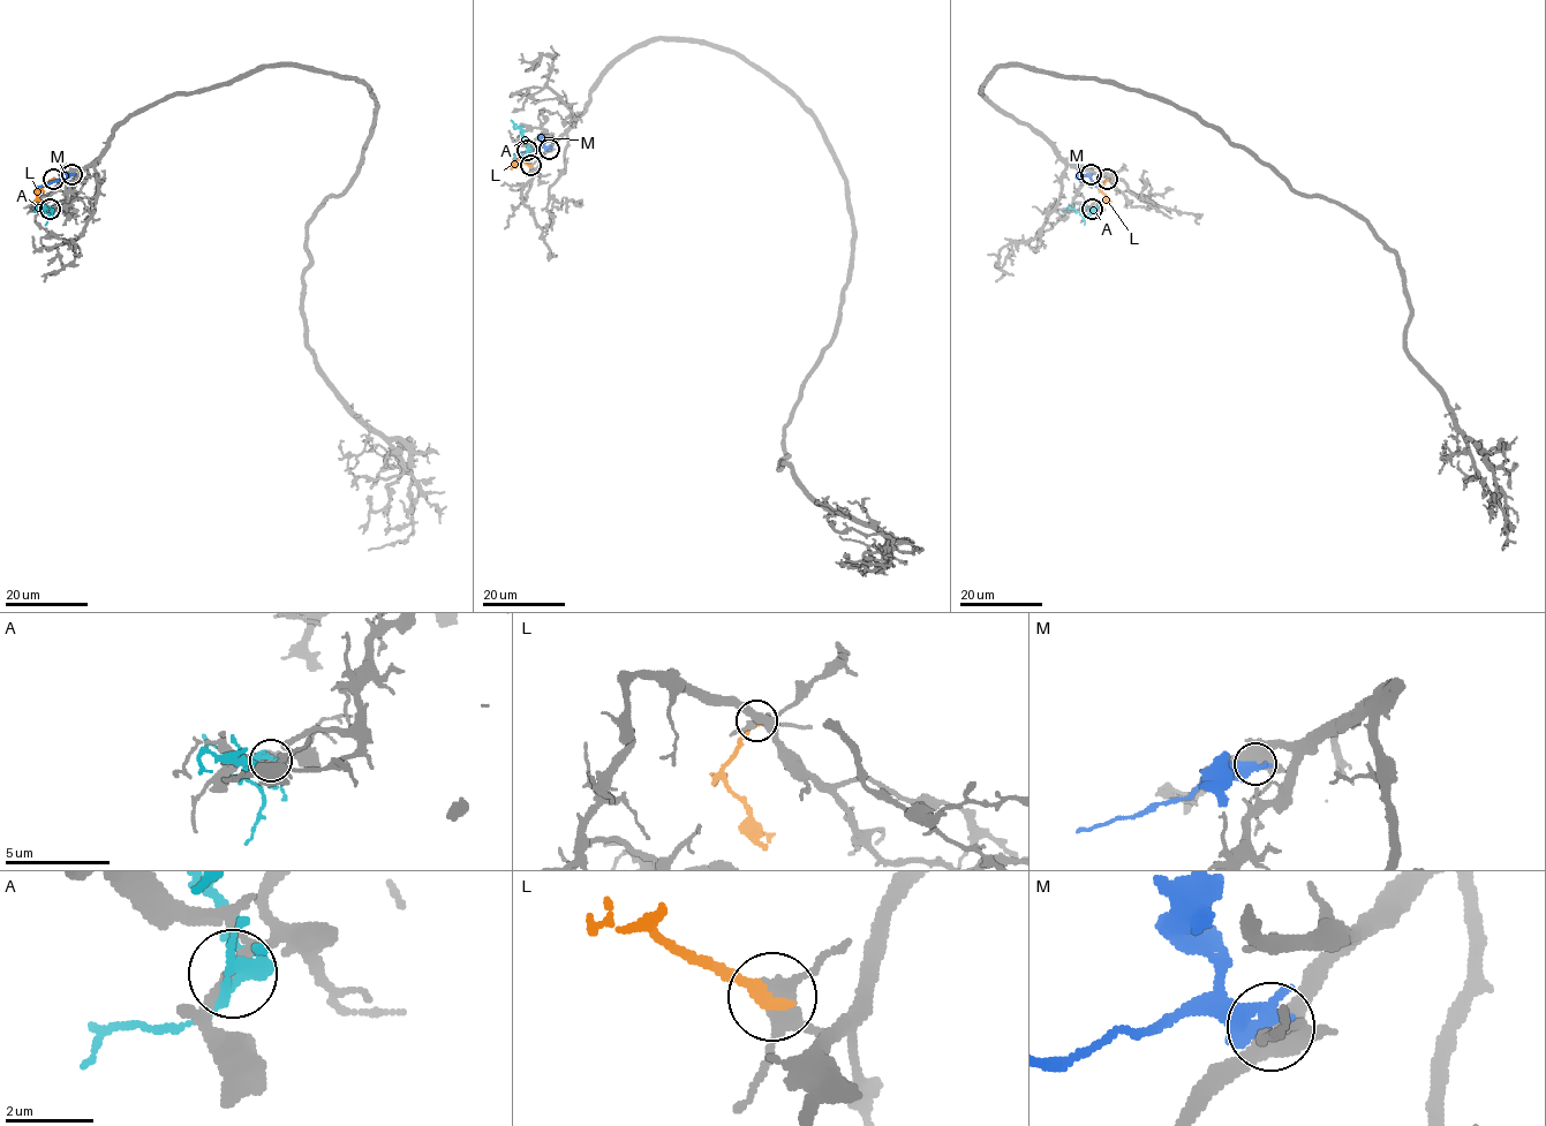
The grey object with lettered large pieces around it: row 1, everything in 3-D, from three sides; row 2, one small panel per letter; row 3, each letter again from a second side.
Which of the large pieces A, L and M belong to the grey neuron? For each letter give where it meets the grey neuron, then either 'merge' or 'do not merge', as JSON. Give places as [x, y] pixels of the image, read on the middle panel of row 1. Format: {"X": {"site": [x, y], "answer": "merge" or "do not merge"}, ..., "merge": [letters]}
{"A": {"site": [527, 150], "answer": "do not merge"}, "L": {"site": [530, 165], "answer": "merge"}, "M": {"site": [549, 149], "answer": "do not merge"}, "merge": ["L"]}

